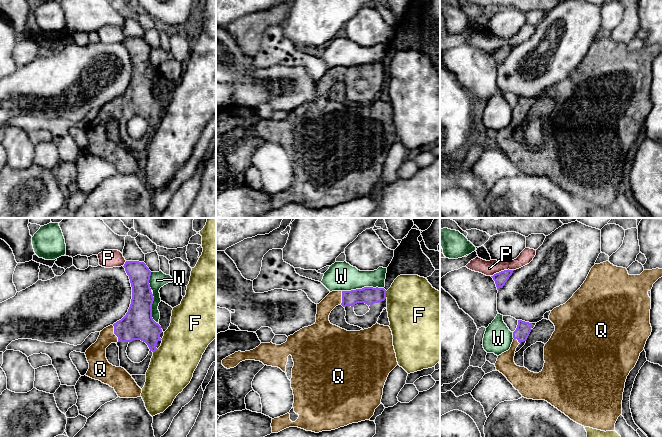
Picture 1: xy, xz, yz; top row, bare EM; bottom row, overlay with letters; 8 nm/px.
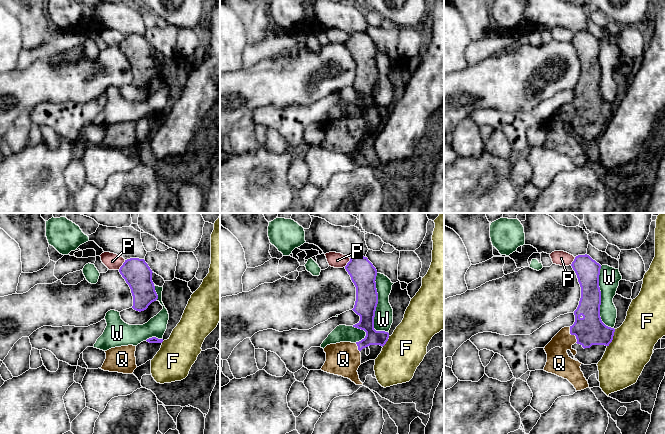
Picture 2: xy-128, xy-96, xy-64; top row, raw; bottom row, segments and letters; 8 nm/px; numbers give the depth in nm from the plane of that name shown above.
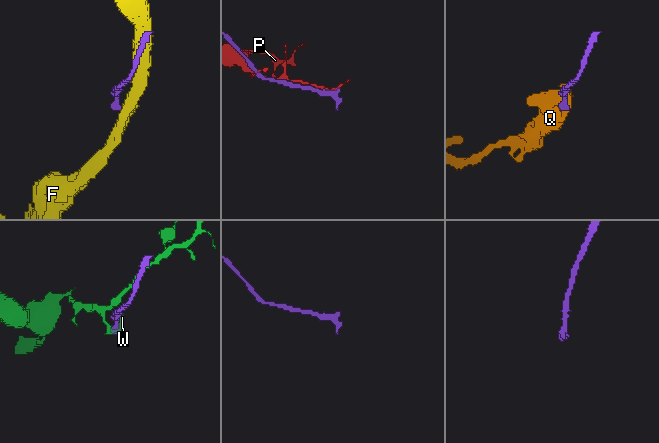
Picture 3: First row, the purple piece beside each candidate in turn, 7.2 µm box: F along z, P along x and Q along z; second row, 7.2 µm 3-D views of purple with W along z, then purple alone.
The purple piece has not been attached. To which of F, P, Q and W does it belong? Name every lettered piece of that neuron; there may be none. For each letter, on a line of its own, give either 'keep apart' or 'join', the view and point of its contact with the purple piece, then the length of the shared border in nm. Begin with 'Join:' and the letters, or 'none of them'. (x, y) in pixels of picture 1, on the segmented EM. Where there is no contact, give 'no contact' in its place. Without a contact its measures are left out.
Join: Q
F: keep apart | xz (385, 294) | 60 nm
P: keep apart | yz (502, 271) | 190 nm
Q: join | xy (114, 333) | 140 nm
W: keep apart | xz (362, 288) | 340 nm

